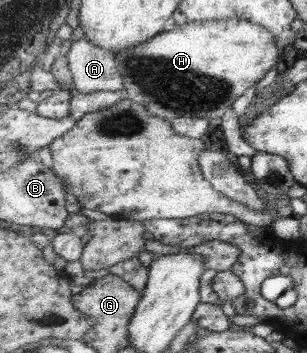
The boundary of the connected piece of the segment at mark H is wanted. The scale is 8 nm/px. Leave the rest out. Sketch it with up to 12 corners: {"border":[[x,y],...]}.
{"border":[[196,21],[115,55],[154,116],[217,122],[284,47]]}

